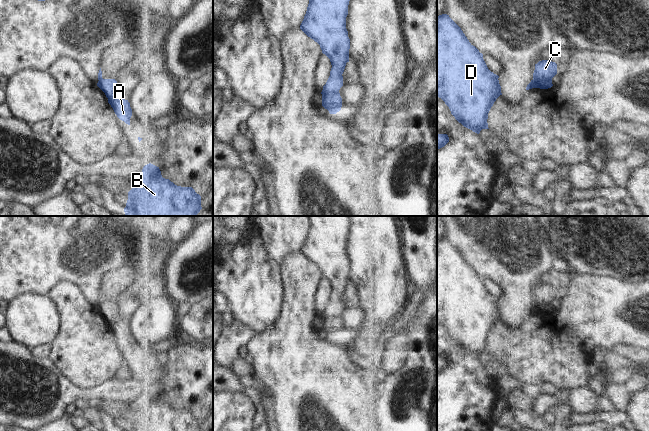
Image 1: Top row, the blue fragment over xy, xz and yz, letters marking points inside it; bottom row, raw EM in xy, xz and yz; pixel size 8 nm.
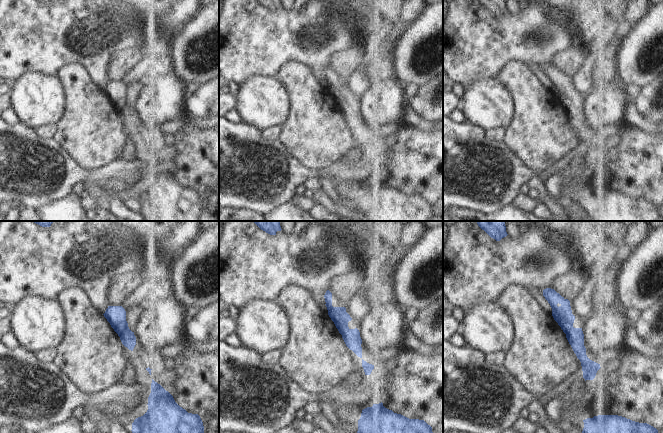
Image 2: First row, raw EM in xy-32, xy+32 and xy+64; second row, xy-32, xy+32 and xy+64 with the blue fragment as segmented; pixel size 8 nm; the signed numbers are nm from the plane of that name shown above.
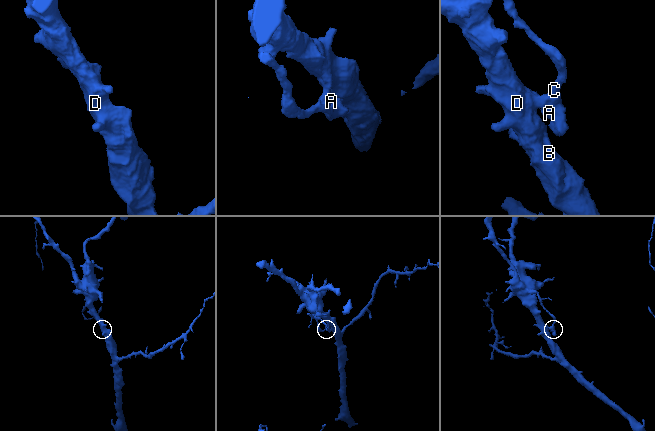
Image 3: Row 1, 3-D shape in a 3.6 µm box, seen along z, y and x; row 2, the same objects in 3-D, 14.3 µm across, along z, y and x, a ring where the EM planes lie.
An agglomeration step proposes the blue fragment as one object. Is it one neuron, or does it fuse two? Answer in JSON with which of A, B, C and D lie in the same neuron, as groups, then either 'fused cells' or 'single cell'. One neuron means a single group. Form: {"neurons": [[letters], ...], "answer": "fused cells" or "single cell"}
{"neurons": [["A", "C"], ["B", "D"]], "answer": "fused cells"}

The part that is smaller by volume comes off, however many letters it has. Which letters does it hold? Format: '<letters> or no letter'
A, C

